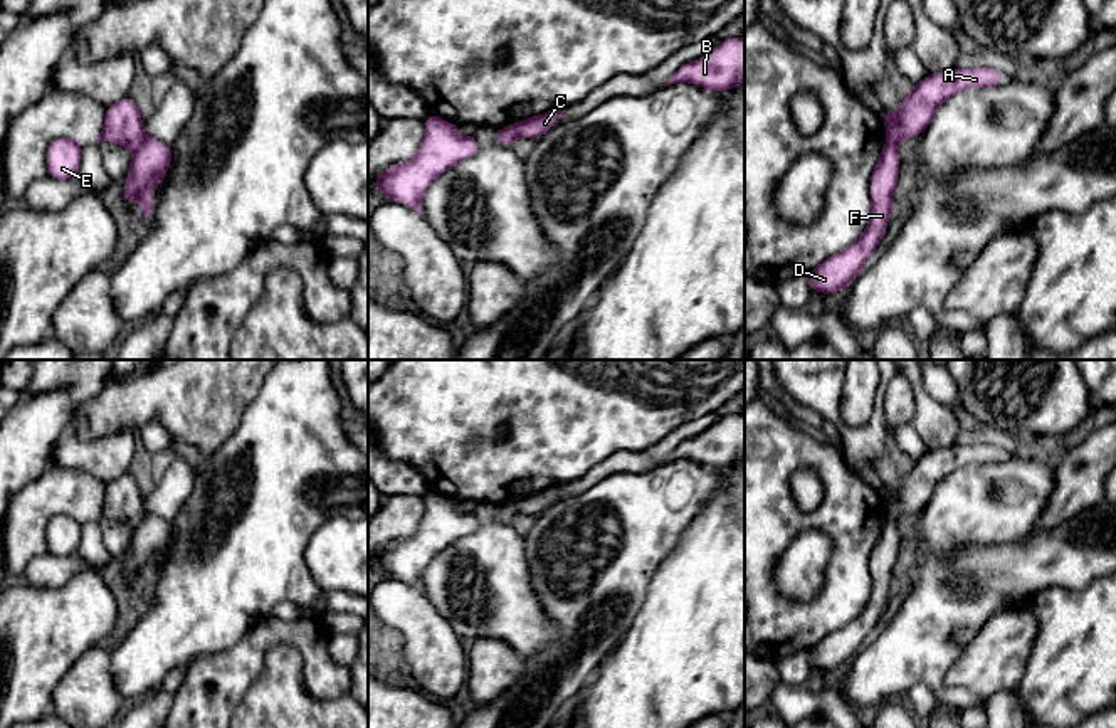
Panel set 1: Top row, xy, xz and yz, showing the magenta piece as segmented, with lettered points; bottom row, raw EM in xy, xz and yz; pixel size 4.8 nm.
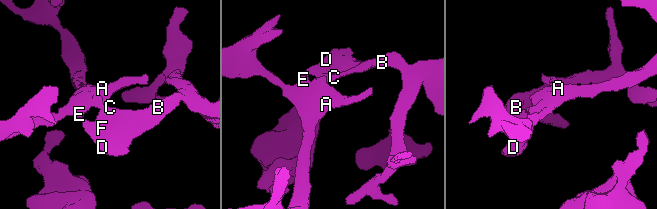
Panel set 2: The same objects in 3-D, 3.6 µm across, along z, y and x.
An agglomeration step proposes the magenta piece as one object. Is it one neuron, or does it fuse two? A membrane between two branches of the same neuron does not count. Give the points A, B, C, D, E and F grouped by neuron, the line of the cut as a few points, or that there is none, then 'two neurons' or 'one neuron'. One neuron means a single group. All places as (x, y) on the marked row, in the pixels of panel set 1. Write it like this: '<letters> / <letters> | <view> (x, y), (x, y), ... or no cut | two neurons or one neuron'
A E / B C D F | xy (145, 137), (133, 152) | two neurons

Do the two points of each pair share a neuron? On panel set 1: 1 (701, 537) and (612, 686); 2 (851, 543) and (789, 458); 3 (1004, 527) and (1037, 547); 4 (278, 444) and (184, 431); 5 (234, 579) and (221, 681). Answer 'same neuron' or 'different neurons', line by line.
1: same neuron
2: same neuron
3: different neurons
4: different neurons
5: different neurons

